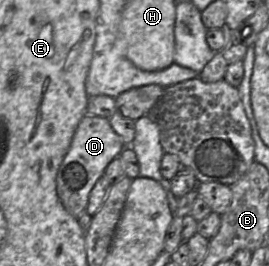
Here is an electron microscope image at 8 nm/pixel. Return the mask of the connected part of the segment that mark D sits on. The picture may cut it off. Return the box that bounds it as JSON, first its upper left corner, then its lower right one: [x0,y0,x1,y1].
[57,115,126,219]

